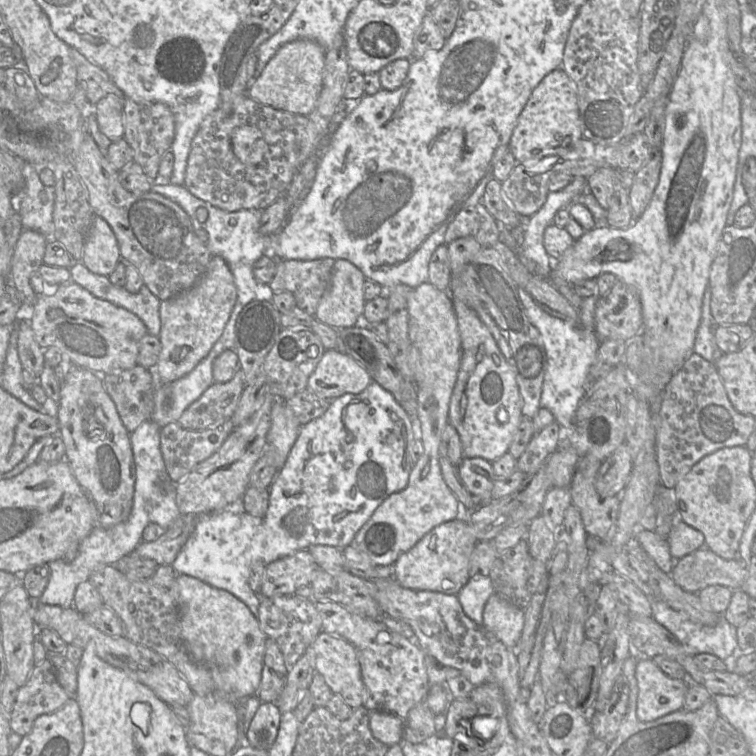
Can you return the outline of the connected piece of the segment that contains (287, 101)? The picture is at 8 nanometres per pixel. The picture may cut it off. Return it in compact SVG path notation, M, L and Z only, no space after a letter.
M298 39L280 47L262 74L251 81L247 94L257 102L293 114L309 115L322 89L326 51L317 42Z

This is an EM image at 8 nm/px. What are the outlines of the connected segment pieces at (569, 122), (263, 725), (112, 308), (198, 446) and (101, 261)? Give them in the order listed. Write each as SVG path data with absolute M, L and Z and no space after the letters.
M560 66L547 74L532 91L513 129L509 151L517 163L538 161L570 151L582 137L577 87Z
M262 703L247 730L246 744L268 751L278 734L281 717L276 703Z
M73 281L53 289L49 295L38 295L31 309L30 324L42 349L57 347L71 364L97 375L135 367L140 341L148 334L145 324L134 313L95 297Z
M231 418L223 423L205 430L188 430L177 422L160 428L160 450L170 479L174 483L183 480L200 462L213 455L234 430Z
M95 216L80 260L92 273L109 276L122 260L120 248L111 226Z

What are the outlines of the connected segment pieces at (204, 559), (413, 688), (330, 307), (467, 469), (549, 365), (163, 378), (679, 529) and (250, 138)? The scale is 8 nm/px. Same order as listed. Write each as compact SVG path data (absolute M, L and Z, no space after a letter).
M372 381L368 385L368 387L359 394L346 393L346 394L334 399L331 402L331 404L330 404L329 408L327 409L327 411L322 416L310 421L309 423L305 424L304 426L302 426L300 428L298 438L297 438L296 442L295 442L294 446L292 447L283 468L278 472L278 474L276 475L275 479L273 480L273 482L272 482L272 484L270 486L270 489L269 489L269 505L268 505L268 509L267 509L267 512L266 512L265 516L262 517L262 518L257 518L257 517L251 516L247 512L234 512L234 511L229 511L229 510L222 510L222 511L214 512L214 513L210 513L210 514L186 514L186 515L197 515L196 517L194 517L196 519L194 530L192 531L192 533L189 536L187 542L182 547L182 549L178 553L177 557L175 558L173 563L171 564L172 568L175 570L175 572L178 575L191 576L191 577L194 577L194 578L197 578L197 579L203 581L204 583L206 583L206 584L208 584L210 586L213 586L215 588L219 588L219 589L222 589L222 590L226 590L227 592L231 593L236 598L241 600L243 603L245 603L246 606L253 613L253 615L258 619L258 612L259 612L259 605L260 605L261 597L259 595L256 595L254 593L254 591L250 588L250 585L249 585L249 575L250 575L250 568L251 568L252 563L255 562L255 561L261 561L264 564L269 564L269 563L271 563L271 562L273 562L273 561L275 561L275 560L277 560L279 558L288 556L290 554L293 554L293 553L299 551L299 550L308 549L312 545L326 545L326 546L331 546L331 547L335 547L335 548L338 548L338 549L343 549L343 548L351 545L356 533L370 519L370 517L373 515L375 510L384 502L384 500L387 497L389 497L391 494L399 492L399 491L405 489L406 486L408 485L410 472L412 470L412 467L414 466L412 464L412 462L410 461L410 451L411 451L411 448L412 448L413 440L414 440L414 434L413 434L412 424L411 424L411 421L410 421L410 418L409 418L408 414L397 403L394 396L390 392L385 390L377 382Z
M334 601L314 602L322 619L322 631L344 638L353 644L357 650L364 685L364 700L362 706L369 711L390 712L404 721L409 711L424 701L431 686L421 648L415 641L410 641L399 633L389 629L381 619L361 616Z
M336 259L331 282L314 317L333 328L352 327L363 319L365 305L362 271L346 259Z
M464 457L457 468L464 485L478 505L491 501L493 483L497 477L489 461Z
M523 288L518 289L518 294L529 322L539 332L546 353L546 371L544 374L544 380L540 396L540 408L548 409L552 413L555 421L559 424L560 427L573 429L573 418L580 400L585 396L586 387L591 382L589 380L589 369L596 358L597 351L600 346L600 342L597 339L595 333L594 321L595 307L599 296L593 295L588 298L583 298L581 307L579 309L579 327L571 327L564 320L553 317L546 313L544 310L542 310L534 302L530 294L527 293Z
M212 256L206 272L195 286L161 301L159 339L162 349L157 364L149 368L156 378L156 386L190 373L209 354L221 337L236 300L237 289L228 264L221 256Z
M672 516L672 526L667 538L669 550L674 560L706 547L703 534L687 525L679 516Z
M241 126L232 132L231 145L235 156L247 166L257 166L267 148L262 132L255 126Z

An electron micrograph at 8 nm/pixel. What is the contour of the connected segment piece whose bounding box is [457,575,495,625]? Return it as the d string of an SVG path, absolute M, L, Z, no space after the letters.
M474 575L457 594L465 614L483 625L483 612L488 598L495 593L489 576Z

